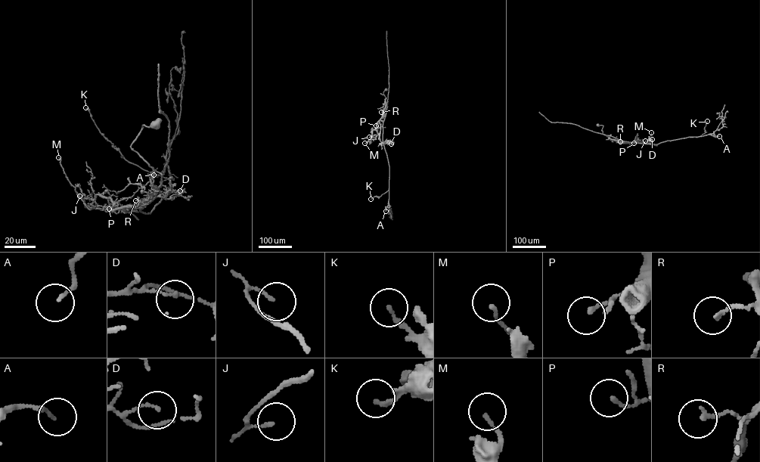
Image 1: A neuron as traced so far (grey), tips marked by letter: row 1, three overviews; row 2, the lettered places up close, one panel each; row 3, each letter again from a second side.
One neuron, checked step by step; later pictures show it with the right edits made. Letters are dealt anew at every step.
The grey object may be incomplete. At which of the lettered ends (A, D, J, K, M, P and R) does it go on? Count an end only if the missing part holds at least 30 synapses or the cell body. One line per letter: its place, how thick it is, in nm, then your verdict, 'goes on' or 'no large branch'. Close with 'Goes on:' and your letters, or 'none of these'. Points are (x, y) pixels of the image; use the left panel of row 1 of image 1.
A: place (153, 175); calibre 110 nm; no large branch
D: place (180, 190); calibre 120 nm; no large branch
J: place (79, 196); calibre 100 nm; no large branch
K: place (85, 107); calibre 180 nm; no large branch
M: place (58, 157); calibre 120 nm; no large branch
P: place (109, 209); calibre 150 nm; no large branch
R: place (135, 200); calibre 150 nm; no large branch
Goes on: none of these

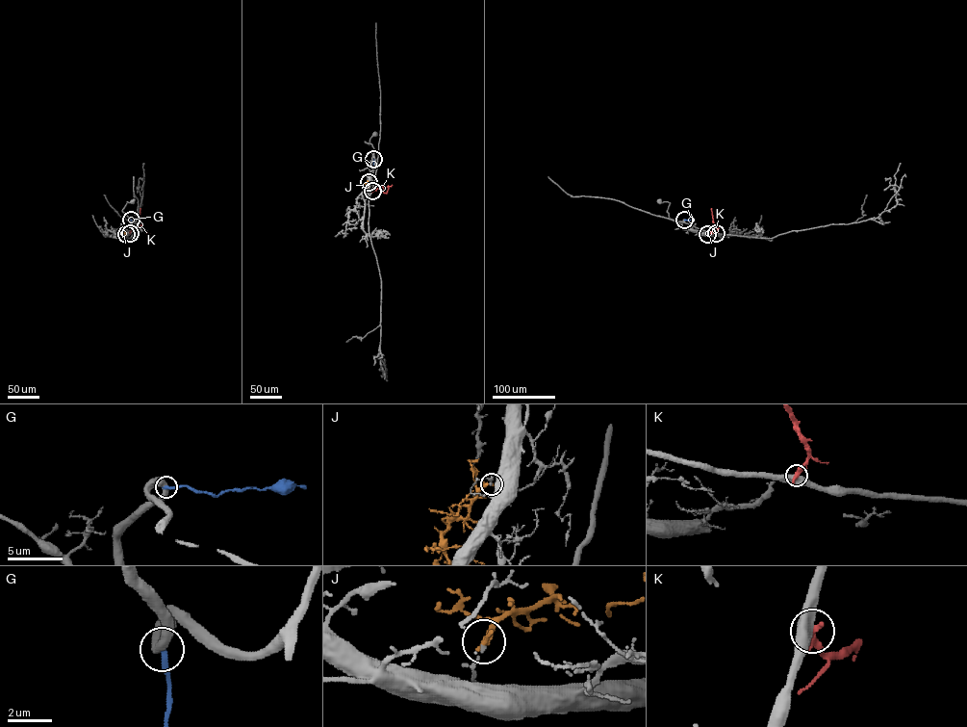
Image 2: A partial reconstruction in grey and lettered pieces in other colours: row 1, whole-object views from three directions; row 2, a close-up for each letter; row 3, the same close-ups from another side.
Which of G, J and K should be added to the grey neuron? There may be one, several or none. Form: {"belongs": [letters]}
{"belongs": []}

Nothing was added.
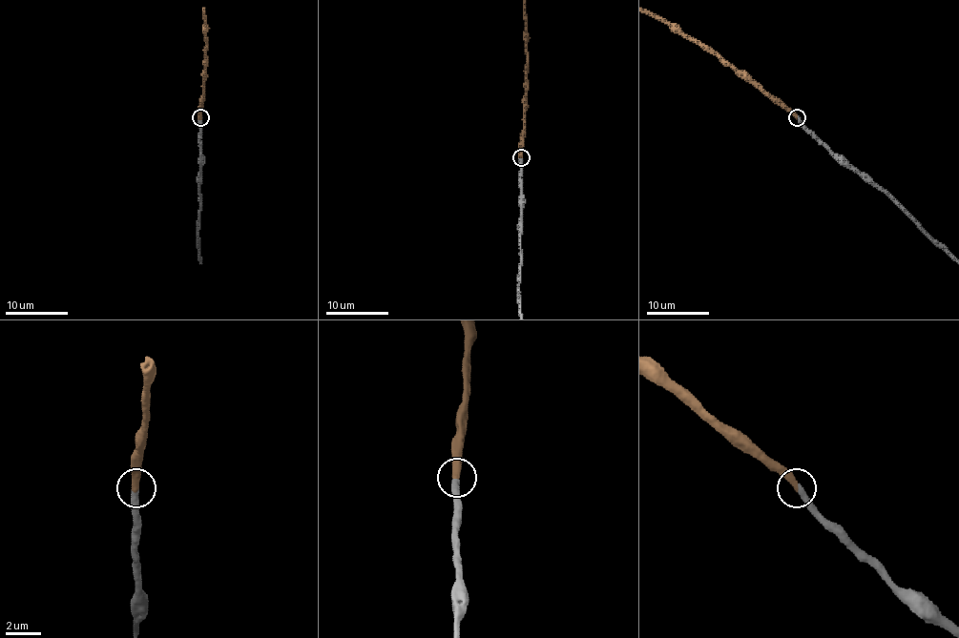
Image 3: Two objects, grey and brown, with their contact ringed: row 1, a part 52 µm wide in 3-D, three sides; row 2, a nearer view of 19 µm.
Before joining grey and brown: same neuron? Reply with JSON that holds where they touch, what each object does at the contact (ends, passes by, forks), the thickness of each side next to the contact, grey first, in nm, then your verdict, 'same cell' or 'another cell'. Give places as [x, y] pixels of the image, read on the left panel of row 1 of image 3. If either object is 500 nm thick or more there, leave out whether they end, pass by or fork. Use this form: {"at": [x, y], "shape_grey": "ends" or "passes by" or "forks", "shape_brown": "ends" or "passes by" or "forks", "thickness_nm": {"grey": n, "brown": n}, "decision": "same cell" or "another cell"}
{"at": [200, 117], "shape_grey": "ends", "shape_brown": "ends", "thickness_nm": {"grey": 380, "brown": 400}, "decision": "same cell"}

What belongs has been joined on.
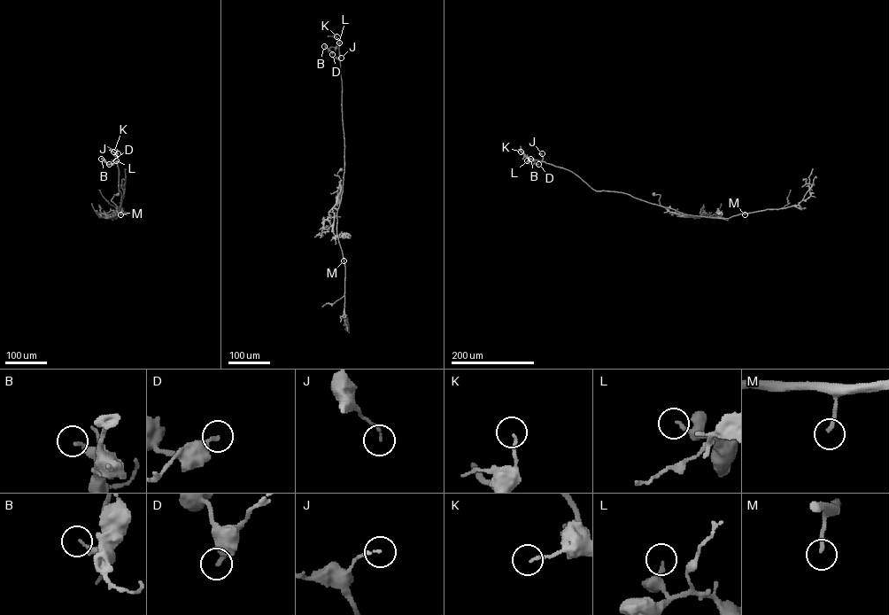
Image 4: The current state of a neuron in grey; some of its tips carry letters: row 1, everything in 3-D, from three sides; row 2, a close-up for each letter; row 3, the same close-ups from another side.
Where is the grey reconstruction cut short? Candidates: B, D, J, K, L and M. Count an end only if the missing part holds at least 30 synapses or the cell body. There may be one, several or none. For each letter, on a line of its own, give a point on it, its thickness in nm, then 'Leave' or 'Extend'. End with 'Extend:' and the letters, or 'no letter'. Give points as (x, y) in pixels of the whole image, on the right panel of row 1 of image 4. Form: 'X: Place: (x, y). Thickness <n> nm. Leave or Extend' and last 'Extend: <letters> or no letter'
B: Place: (530, 159). Thickness 180 nm. Leave
D: Place: (538, 164). Thickness 320 nm. Leave
J: Place: (542, 153). Thickness 110 nm. Leave
K: Place: (521, 151). Thickness 110 nm. Leave
L: Place: (527, 160). Thickness 170 nm. Leave
M: Place: (745, 214). Thickness 170 nm. Extend
Extend: M

